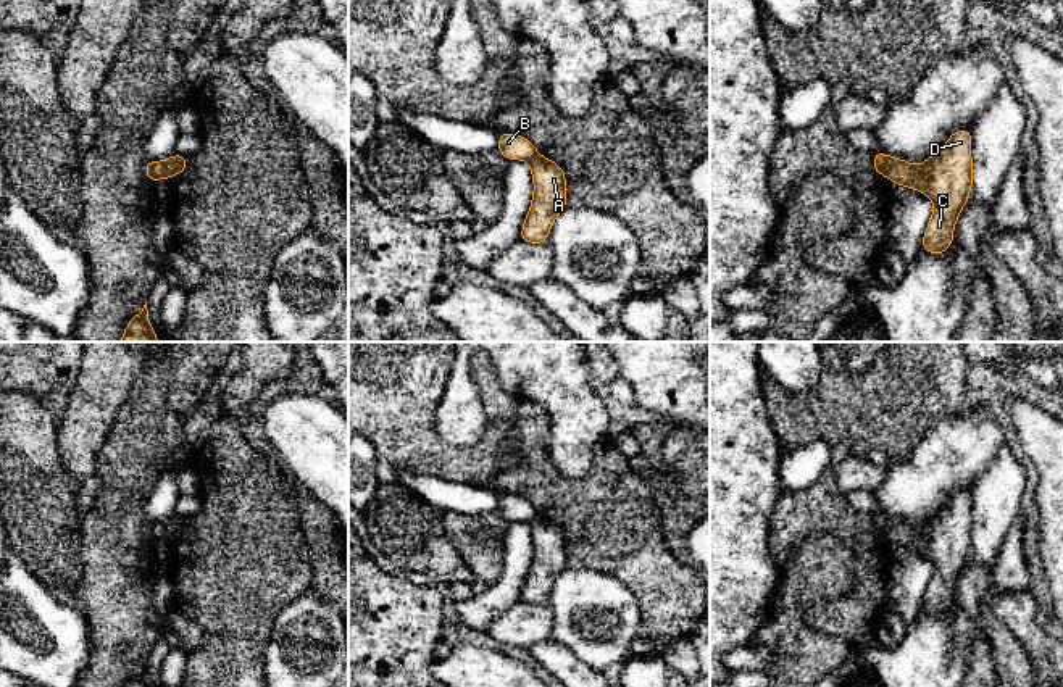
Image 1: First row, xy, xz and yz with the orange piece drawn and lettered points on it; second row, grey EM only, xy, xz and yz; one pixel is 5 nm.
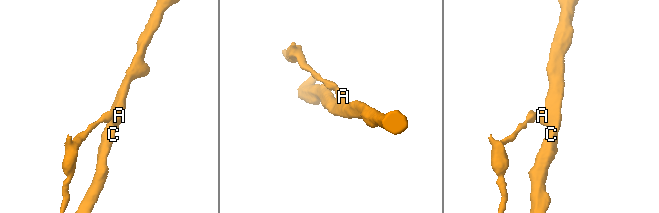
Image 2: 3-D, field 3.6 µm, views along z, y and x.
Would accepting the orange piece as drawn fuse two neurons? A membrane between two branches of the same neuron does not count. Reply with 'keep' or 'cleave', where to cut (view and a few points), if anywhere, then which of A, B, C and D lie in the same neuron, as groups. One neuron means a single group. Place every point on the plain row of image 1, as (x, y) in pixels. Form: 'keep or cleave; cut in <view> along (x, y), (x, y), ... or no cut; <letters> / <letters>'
cleave; cut in xy along (170, 518), (171, 536); A C D / B

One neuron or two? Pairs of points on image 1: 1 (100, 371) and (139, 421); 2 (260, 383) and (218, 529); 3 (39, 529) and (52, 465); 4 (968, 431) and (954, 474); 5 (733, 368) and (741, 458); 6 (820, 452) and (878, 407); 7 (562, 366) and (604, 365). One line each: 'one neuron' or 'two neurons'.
1: two neurons
2: one neuron
3: one neuron
4: one neuron
5: one neuron
6: two neurons
7: two neurons

